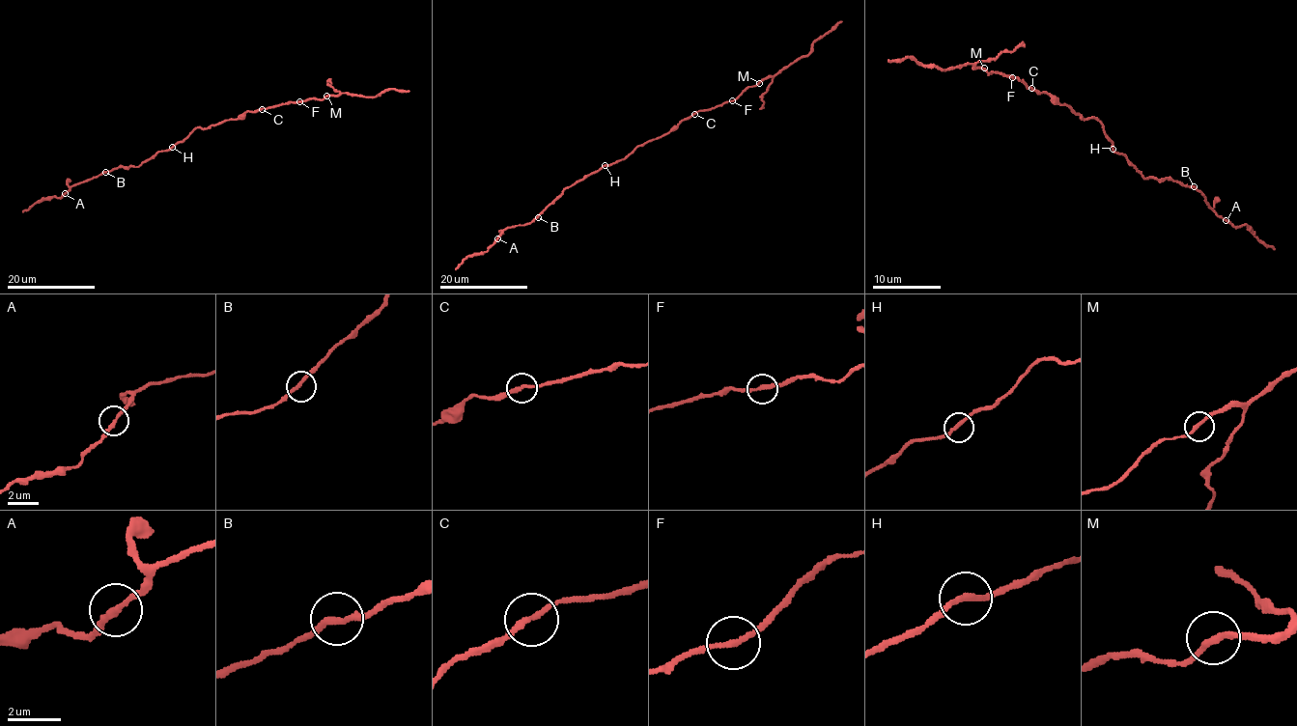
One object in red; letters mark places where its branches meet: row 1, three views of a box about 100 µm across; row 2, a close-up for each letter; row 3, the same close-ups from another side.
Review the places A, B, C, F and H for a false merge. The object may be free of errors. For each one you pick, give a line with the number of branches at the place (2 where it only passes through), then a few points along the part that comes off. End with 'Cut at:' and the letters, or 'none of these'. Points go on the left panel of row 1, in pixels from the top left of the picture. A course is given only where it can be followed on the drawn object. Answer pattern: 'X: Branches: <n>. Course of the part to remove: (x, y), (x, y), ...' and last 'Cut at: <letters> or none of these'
Cut at: none of these

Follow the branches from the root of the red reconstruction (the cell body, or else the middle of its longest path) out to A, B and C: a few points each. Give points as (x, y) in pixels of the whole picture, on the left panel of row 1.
A: (209, 127), (195, 127), (183, 141), (138, 166), (103, 172), (73, 184), (65, 193)
B: (209, 127), (195, 127), (183, 141), (138, 166), (105, 172)
C: (209, 127), (262, 109)

